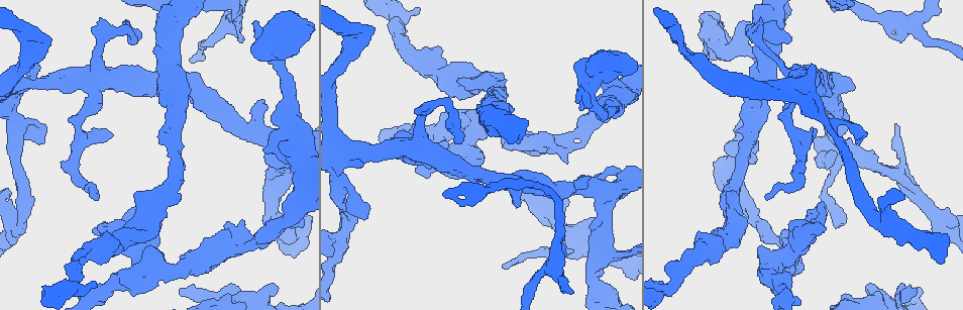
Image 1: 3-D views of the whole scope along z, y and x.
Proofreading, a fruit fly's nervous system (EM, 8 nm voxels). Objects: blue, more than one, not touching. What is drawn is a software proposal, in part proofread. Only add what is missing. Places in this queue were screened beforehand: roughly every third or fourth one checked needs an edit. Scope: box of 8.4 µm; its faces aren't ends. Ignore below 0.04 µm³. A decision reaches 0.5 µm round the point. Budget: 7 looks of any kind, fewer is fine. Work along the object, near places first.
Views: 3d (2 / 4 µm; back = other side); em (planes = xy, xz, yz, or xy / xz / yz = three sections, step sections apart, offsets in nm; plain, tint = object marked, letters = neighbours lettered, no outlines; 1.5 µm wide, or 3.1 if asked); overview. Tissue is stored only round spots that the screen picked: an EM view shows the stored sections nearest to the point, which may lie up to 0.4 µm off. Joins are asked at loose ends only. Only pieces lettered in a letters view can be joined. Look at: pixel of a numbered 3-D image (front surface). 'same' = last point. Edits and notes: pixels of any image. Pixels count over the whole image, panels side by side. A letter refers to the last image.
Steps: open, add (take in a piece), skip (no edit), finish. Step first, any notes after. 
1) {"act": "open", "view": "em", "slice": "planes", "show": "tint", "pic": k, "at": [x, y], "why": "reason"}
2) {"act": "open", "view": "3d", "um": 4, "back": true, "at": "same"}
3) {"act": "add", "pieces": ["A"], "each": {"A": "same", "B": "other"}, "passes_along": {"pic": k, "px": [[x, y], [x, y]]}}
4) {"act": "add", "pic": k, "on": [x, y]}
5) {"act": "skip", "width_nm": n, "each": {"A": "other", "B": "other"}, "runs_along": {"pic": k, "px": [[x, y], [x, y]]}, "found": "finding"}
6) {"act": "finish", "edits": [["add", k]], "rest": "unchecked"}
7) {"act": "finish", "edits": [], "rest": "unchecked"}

{"act": "open", "view": "3d", "um": 2, "pic": 1, "at": [150, 237]}

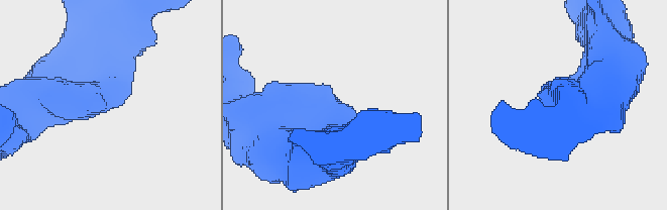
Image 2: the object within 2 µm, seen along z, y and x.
{"act": "open", "view": "em", "slice": "yz", "step": 8, "show": "letters", "pic": 2, "at": [108, 110]}

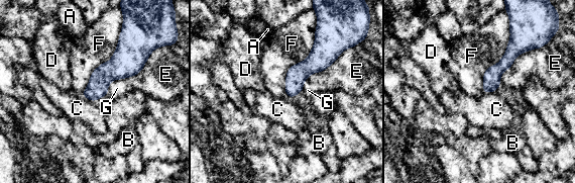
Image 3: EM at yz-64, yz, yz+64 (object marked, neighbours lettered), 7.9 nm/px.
{"act": "open", "view": "em", "slice": "planes", "show": "letters", "at": "same"}

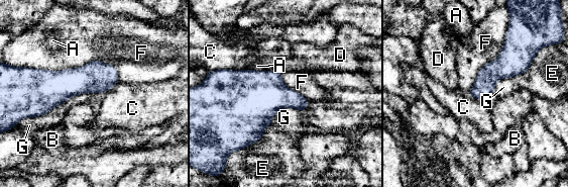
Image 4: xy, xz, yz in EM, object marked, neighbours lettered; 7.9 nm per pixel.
{"act": "skip", "each": {"A": "other", "B": "other", "C": "other", "D": "other", "E": "other", "F": "other", "G": "other"}, "runs_along": {"pic": 4, "px": [[114, 72], [64, 84], [34, 113]]}, "found": "none of them fits"}

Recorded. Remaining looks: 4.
{"act": "open", "view": "em", "slice": "yz", "step": 4, "show": "letters", "pic": 1, "at": [418, 173]}

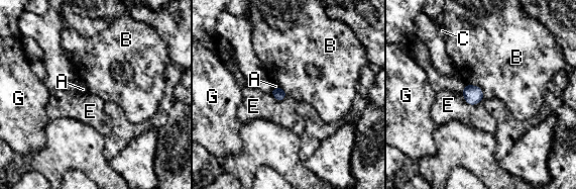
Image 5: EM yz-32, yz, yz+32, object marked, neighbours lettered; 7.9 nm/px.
{"act": "open", "view": "em", "slice": "planes", "show": "letters", "at": "same"}

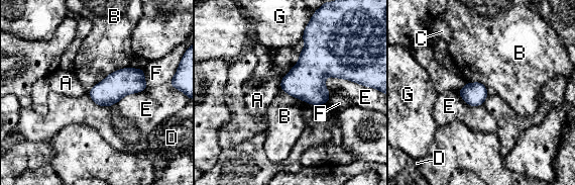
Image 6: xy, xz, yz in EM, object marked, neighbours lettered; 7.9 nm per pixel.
{"act": "skip", "each": {"A": "other", "B": "other", "C": "other", "D": "other", "E": "other", "F": "other", "G": "other"}, "border": {"pic": 6, "px": [[128, 66], [109, 73], [88, 93]]}, "found": "none of them fits"}

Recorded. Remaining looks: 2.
{"act": "open", "view": "em", "slice": "planes", "show": "tint", "pic": 1, "at": [49, 36], "why": "branch stops here"}

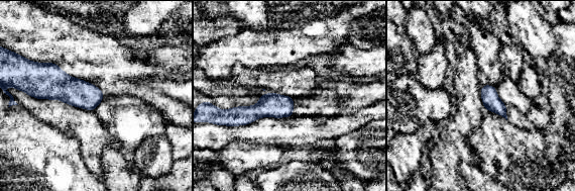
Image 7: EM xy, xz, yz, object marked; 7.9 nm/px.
{"act": "open", "view": "em", "slice": "planes", "show": "letters", "at": "same"}

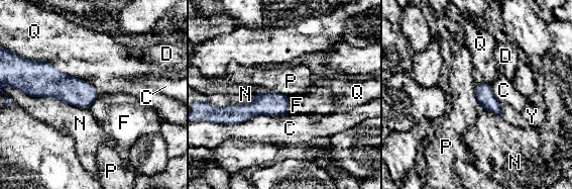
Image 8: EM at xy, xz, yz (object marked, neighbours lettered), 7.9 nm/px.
{"act": "skip", "longest_contact_nm": ["Q", 650], "each": {"C": "other", "D": "other", "F": "other", "N": "other", "P": "other", "Q": "other", "Y": "other"}, "border": {"pic": 8, "px": [[25, 58], [49, 61], [99, 93]]}, "found": "no lettered piece goes on from it"}

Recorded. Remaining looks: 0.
{"act": "finish", "edits": [], "rest": "unchecked"}

